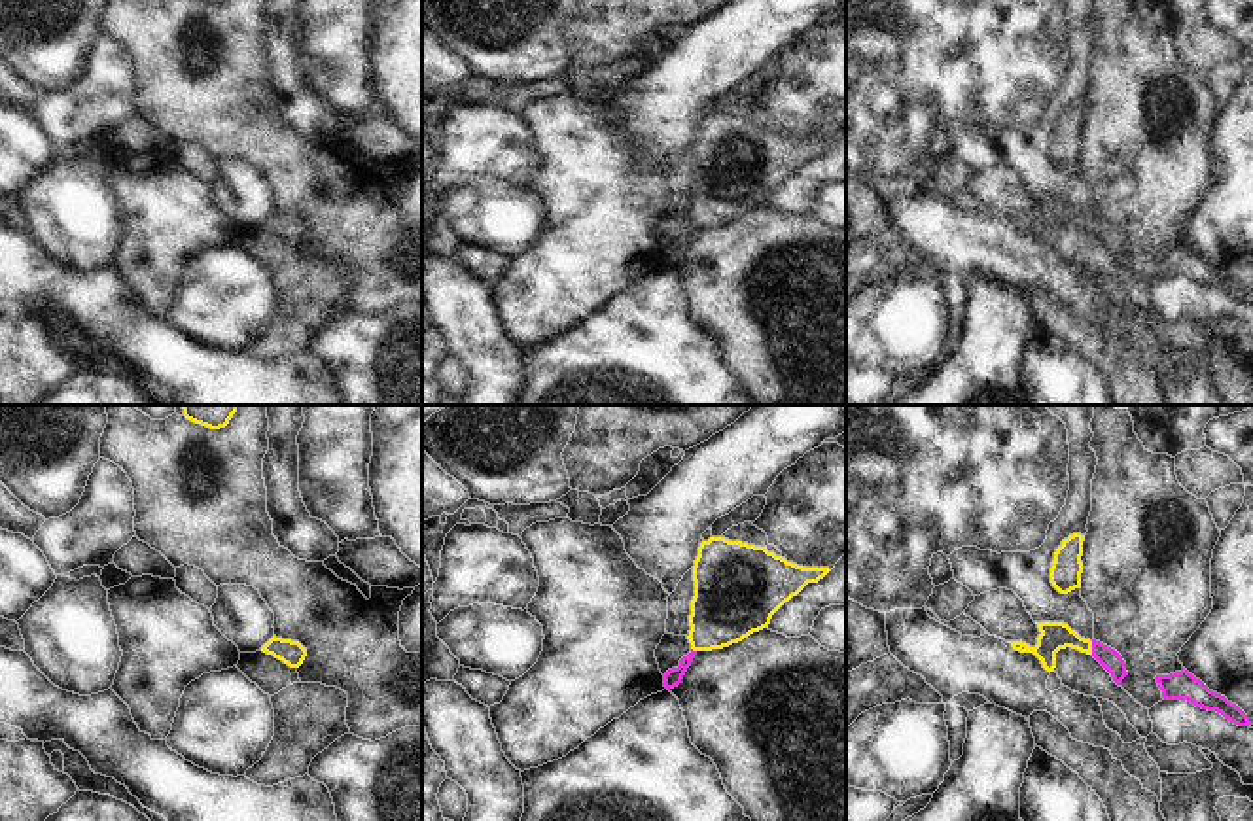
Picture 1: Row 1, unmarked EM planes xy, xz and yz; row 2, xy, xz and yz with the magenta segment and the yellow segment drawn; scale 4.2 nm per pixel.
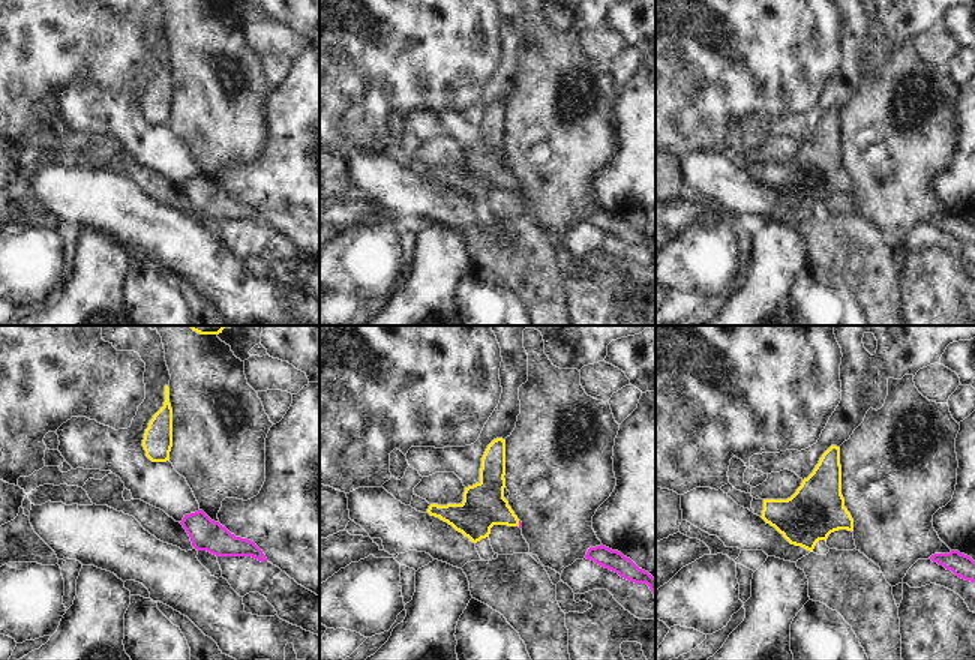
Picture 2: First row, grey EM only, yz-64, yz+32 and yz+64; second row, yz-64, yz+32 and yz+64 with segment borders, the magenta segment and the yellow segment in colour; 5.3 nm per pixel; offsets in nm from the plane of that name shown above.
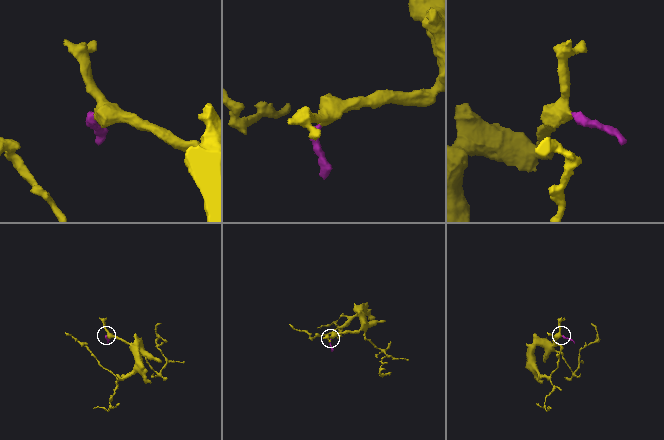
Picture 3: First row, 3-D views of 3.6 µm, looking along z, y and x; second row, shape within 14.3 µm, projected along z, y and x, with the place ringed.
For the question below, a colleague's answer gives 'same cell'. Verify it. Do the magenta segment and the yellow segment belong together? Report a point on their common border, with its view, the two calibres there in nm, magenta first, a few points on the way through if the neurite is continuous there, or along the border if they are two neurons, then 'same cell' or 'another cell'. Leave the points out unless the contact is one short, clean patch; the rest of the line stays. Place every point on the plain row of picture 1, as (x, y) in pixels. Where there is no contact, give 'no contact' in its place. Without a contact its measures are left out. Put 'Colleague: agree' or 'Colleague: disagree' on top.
Colleague: agree
yz (1093, 224) | 90/120 nm | across yz (1110, 235), (1093, 224), (1055, 212) | same cell

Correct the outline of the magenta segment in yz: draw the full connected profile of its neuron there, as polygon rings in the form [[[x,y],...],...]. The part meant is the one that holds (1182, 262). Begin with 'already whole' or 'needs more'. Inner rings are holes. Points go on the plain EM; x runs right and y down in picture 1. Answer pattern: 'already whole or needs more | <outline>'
already whole | [[[1187,246],[1155,253],[1164,276],[1187,276],[1196,284],[1217,288],[1238,303],[1249,303],[1247,291],[1225,272],[1209,267],[1200,255]]]

